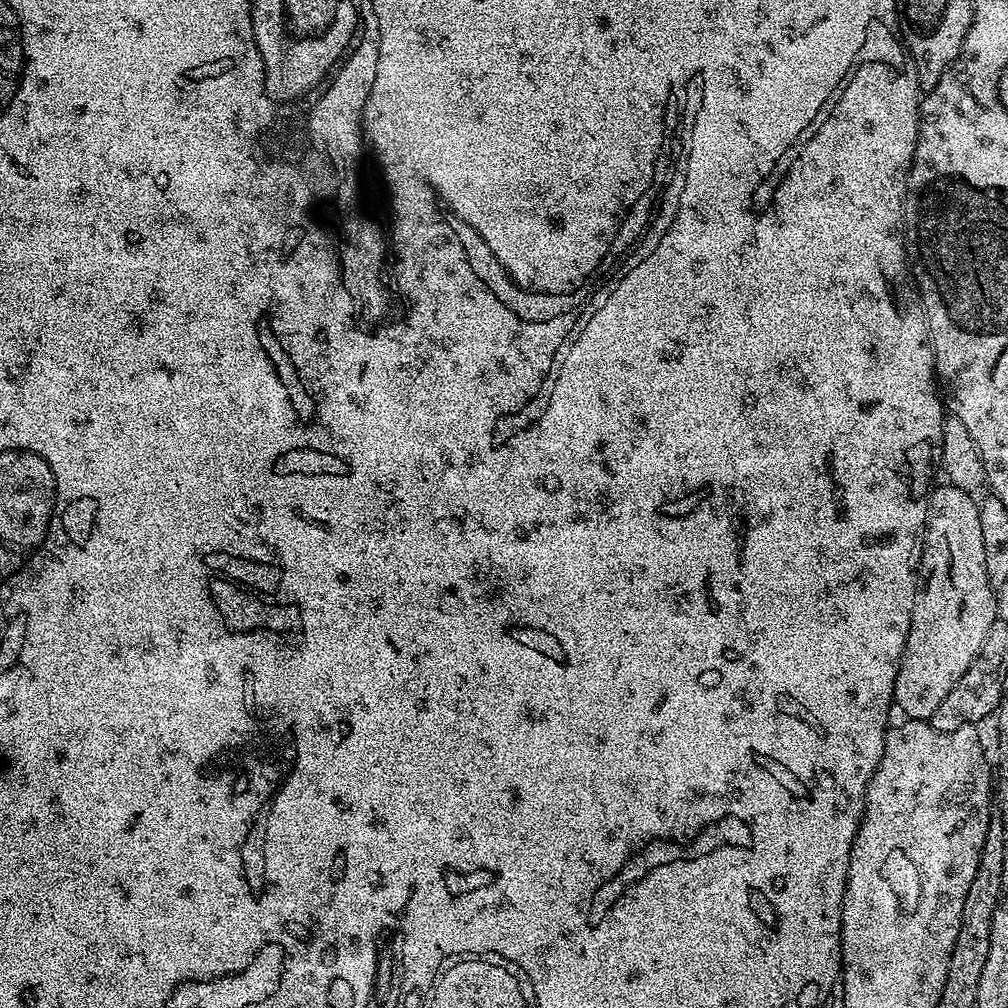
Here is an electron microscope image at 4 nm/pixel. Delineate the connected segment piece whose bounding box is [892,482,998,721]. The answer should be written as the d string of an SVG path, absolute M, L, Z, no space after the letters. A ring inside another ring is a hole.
M947 482L941 485L941 488L933 487L928 497L928 521L924 523L924 548L920 552L914 610L892 695L895 707L901 708L909 720L931 721L946 694L958 686L958 678L970 670L970 662L974 662L986 630L998 618L996 600L992 597L994 589L986 578L986 550L982 550L982 526L978 523L979 503L973 493L963 492Z

